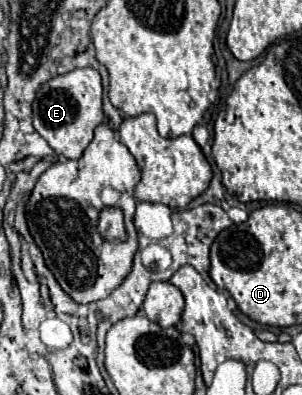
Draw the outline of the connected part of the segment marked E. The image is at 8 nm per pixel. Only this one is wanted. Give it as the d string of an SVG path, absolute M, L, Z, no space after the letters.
M74 69L44 83L34 101L34 129L48 145L66 159L80 159L94 137L94 129L104 121L102 83L96 69Z

